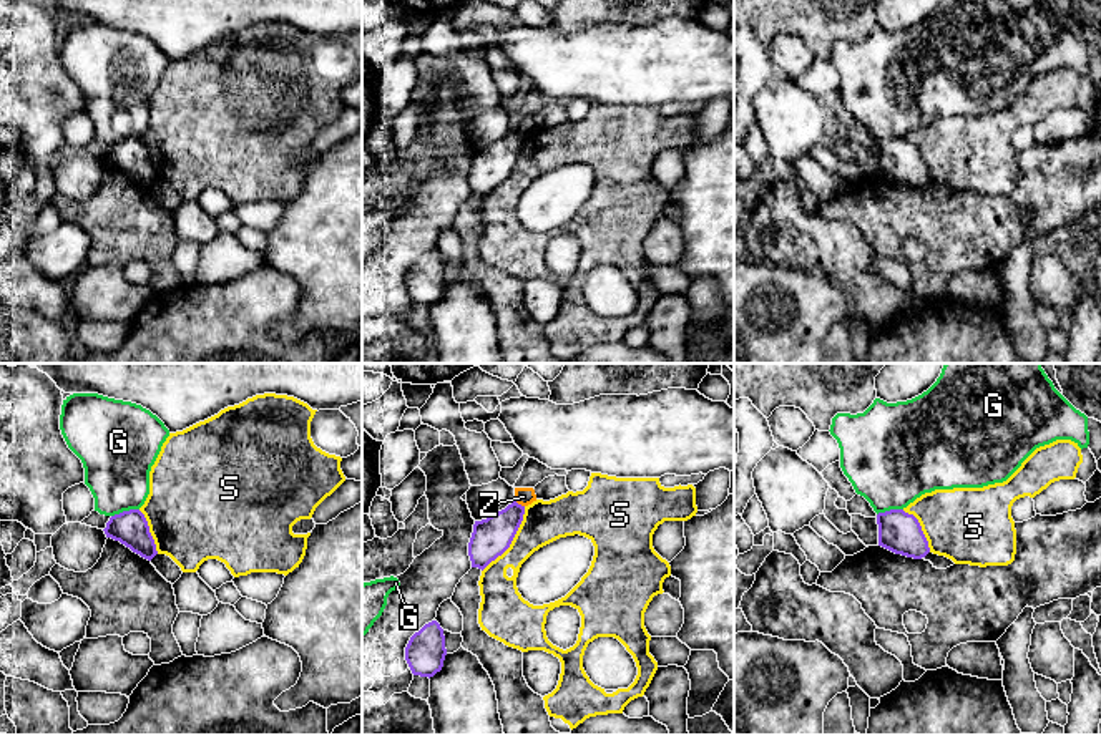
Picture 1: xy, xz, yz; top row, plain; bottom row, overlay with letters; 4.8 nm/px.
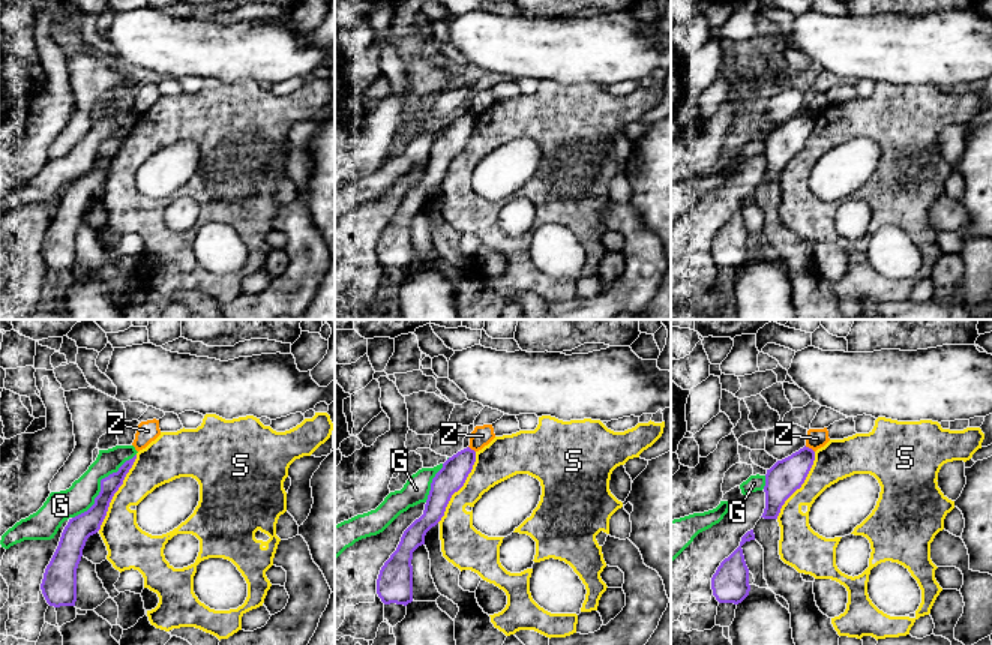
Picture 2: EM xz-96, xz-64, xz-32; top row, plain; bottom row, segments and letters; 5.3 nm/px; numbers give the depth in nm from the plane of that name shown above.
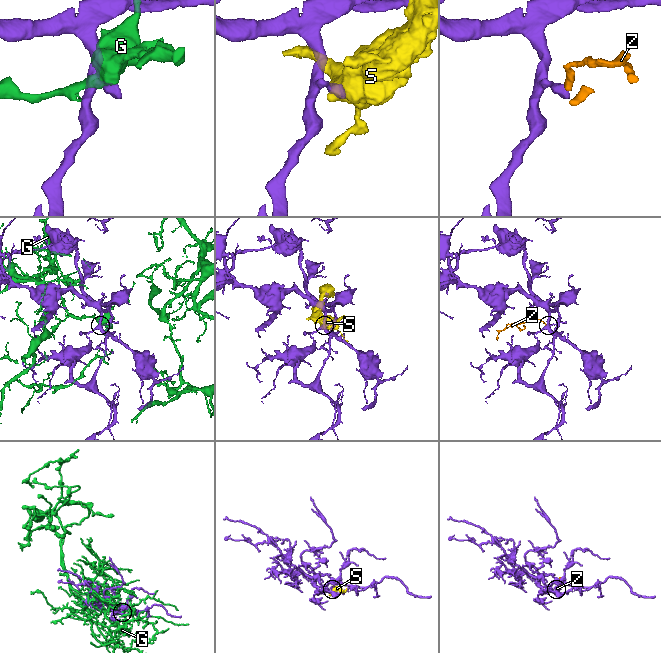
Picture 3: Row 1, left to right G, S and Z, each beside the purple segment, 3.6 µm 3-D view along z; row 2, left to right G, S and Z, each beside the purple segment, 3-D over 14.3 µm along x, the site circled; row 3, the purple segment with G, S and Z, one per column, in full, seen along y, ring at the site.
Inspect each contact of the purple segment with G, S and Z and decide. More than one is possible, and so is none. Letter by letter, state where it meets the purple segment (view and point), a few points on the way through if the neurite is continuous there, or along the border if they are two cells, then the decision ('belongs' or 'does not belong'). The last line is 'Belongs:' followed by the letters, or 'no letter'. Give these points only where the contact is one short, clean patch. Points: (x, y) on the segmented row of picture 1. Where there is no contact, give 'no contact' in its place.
G: xy (125, 511) | does not belong
S: xz (512, 540) | does not belong
Z: xz (520, 505) | along xz (515, 500), (523, 506) | does not belong
Belongs: no letter

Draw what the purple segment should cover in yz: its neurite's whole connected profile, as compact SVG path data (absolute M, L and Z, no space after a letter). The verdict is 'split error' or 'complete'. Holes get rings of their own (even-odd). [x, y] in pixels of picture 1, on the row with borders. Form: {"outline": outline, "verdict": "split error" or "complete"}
{"outline": "M903 509L877 514L878 546L907 557L922 559L930 552L918 519Z", "verdict": "complete"}

